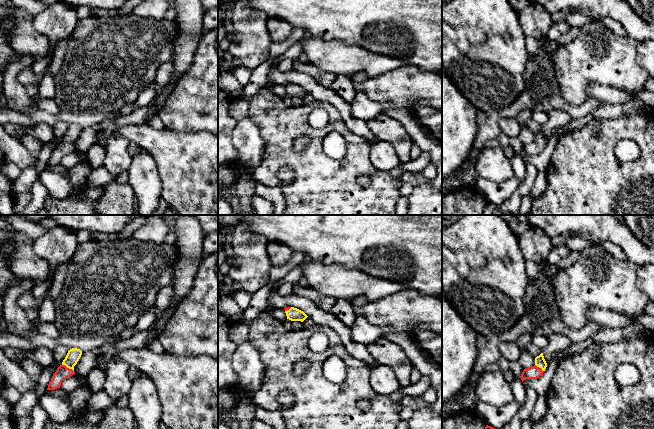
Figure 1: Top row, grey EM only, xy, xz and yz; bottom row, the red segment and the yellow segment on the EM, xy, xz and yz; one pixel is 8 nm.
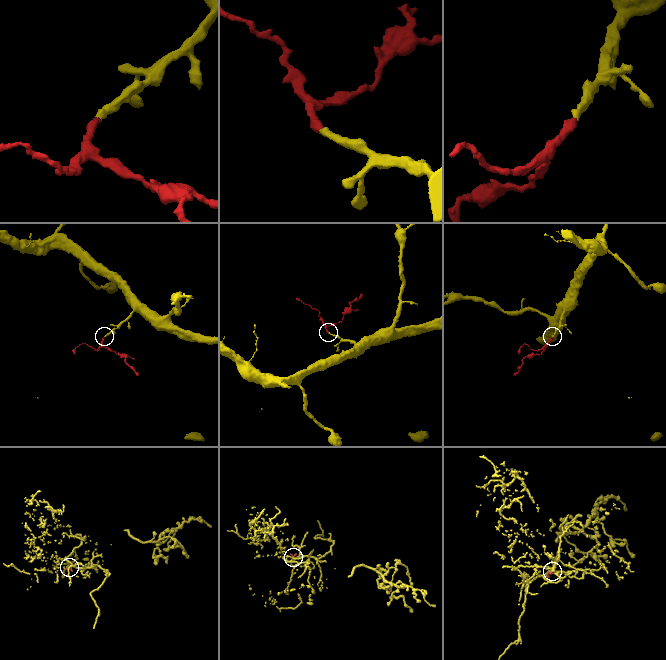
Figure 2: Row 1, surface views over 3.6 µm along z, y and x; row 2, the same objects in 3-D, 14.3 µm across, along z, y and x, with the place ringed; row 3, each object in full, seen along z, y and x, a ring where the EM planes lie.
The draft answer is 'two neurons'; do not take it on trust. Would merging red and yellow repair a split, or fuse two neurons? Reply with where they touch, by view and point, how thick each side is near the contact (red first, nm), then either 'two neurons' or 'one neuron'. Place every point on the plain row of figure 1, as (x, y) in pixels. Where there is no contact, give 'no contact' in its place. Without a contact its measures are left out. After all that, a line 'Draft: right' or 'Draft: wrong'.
xy (68, 144) | 110/110 nm | one neuron
Draft: wrong

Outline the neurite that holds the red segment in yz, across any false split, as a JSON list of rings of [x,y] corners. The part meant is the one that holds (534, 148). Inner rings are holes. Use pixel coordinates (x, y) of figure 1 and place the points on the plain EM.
[[[543,129],[535,134],[535,141],[524,145],[520,154],[522,158],[526,155],[537,155],[539,154],[547,143],[547,139],[544,135]]]

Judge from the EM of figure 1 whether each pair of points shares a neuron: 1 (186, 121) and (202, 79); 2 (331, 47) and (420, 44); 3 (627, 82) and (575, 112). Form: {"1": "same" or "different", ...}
{"1": "same", "2": "different", "3": "different"}

